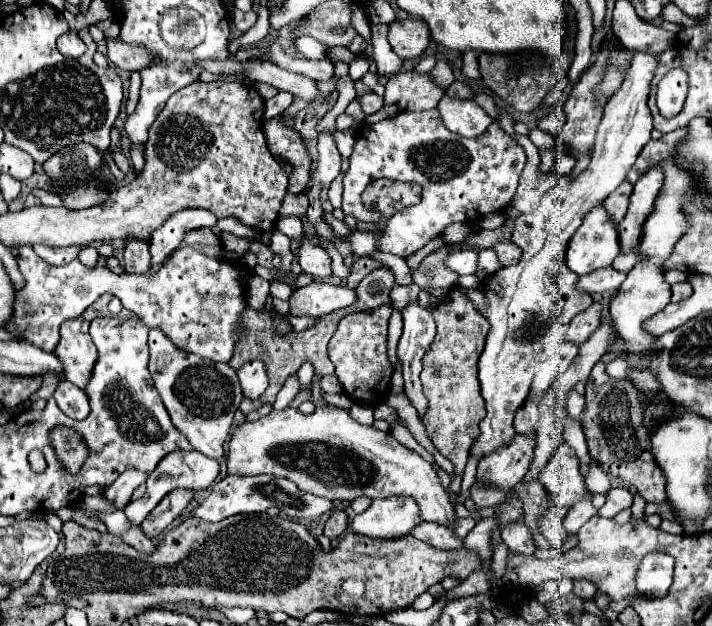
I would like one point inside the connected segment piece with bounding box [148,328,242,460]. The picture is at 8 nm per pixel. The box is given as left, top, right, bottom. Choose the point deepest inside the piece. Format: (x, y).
(201, 396)

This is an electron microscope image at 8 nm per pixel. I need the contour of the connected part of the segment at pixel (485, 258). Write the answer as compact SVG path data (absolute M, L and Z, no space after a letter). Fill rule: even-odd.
M488 248L488 250L478 252L478 268L484 272L496 272L496 268L502 268L502 266L496 260L496 254Z

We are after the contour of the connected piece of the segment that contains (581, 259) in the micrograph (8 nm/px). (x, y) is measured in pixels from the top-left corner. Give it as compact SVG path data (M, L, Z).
M598 202L586 216L582 226L574 232L570 244L568 244L568 254L566 254L566 264L568 268L578 274L590 274L600 268L612 266L614 258L620 254L620 234L618 234L618 224L612 220L610 212L604 208L604 202Z

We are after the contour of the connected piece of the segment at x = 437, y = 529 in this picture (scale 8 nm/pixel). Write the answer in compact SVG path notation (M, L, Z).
M420 522L410 534L414 538L424 540L424 542L436 546L436 548L442 548L442 550L462 548L462 540L452 530L448 530L444 526L438 526L438 524L432 524L432 522Z

